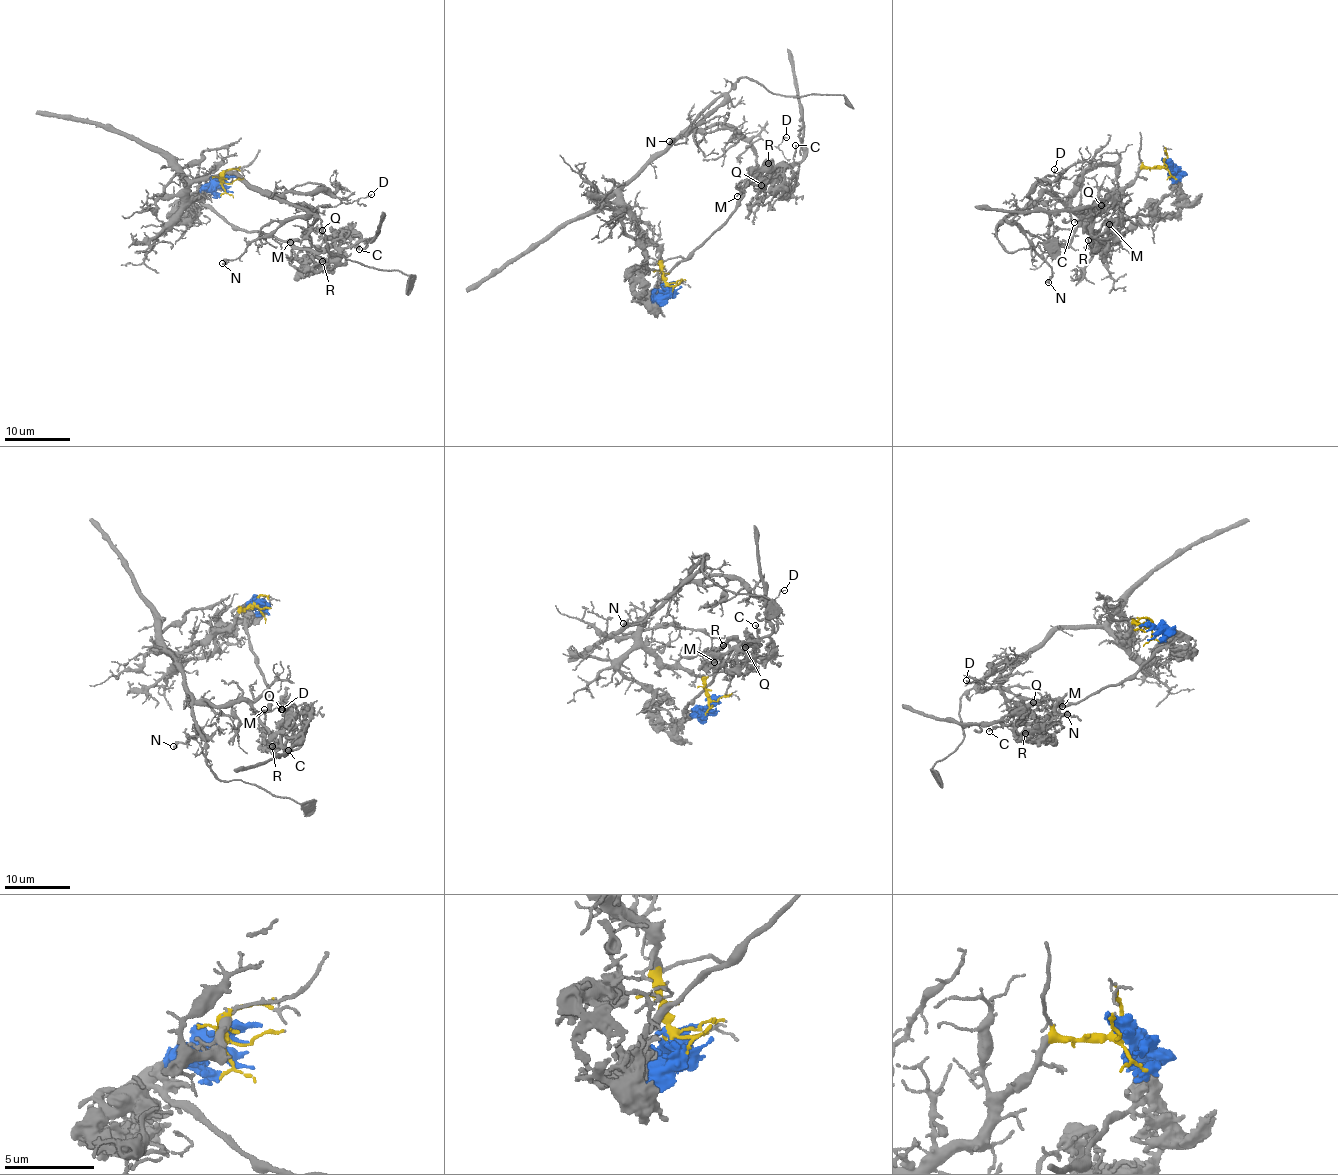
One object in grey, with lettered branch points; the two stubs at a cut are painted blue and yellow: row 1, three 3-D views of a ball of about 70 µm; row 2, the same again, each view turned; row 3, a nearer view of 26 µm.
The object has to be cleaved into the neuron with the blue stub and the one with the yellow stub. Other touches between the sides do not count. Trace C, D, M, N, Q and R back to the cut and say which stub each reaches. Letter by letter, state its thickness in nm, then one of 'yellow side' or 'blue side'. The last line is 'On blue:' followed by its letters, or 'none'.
C: calibre 160 nm; blue side
D: calibre 130 nm; yellow side
M: calibre 190 nm; blue side
N: calibre 320 nm; yellow side
Q: calibre 120 nm; blue side
R: calibre 160 nm; blue side
On blue: C, M, Q, R

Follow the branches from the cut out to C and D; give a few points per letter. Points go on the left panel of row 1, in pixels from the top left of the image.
C: (220, 179), (199, 191), (199, 200), (234, 226), (297, 239), (292, 244), (296, 246), (358, 249)
D: (220, 179), (201, 198), (187, 193), (191, 183), (234, 175), (272, 195), (321, 190), (351, 203), (371, 195)

